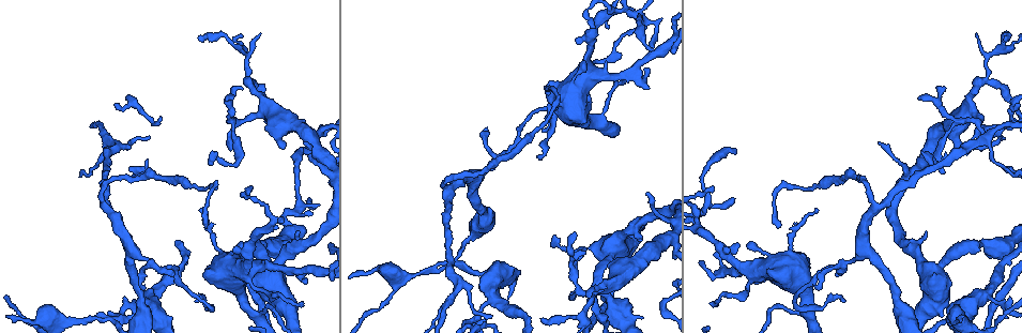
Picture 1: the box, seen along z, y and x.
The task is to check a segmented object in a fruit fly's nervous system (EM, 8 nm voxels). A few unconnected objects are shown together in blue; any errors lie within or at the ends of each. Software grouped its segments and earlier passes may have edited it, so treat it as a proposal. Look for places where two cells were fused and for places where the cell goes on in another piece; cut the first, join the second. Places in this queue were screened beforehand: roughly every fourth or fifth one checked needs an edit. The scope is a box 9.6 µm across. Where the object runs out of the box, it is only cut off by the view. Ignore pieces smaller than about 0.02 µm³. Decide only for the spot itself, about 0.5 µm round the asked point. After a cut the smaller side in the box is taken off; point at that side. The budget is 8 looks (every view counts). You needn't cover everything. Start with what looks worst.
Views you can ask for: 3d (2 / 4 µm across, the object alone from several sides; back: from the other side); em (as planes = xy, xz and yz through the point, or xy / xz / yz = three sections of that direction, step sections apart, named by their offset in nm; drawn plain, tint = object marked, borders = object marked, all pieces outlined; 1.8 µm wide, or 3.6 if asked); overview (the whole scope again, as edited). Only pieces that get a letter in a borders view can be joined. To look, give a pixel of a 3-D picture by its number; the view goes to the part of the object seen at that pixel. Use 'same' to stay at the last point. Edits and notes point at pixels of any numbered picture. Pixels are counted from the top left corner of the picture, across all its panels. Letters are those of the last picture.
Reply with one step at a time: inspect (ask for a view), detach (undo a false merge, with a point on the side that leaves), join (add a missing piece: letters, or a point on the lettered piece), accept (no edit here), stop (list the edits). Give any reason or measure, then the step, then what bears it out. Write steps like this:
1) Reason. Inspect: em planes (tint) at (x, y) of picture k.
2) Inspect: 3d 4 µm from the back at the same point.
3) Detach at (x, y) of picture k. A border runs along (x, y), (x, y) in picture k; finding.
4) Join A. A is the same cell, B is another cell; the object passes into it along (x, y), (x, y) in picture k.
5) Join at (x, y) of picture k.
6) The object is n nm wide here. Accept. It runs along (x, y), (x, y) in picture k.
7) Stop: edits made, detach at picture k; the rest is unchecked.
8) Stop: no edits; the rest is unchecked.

Abrupt turn. Inspect: em yz step 8 (plain) at (703, 211) of picture 1.

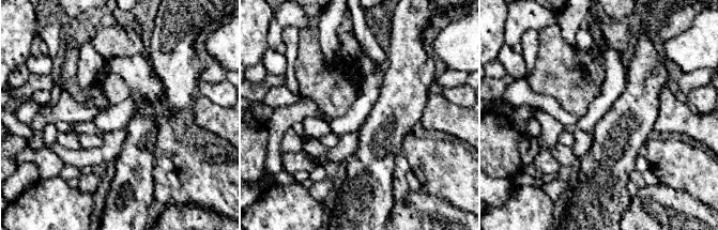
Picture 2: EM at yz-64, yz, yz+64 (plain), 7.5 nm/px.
With the object marked. Inspect: em yz step 8 (tint) at the same point.

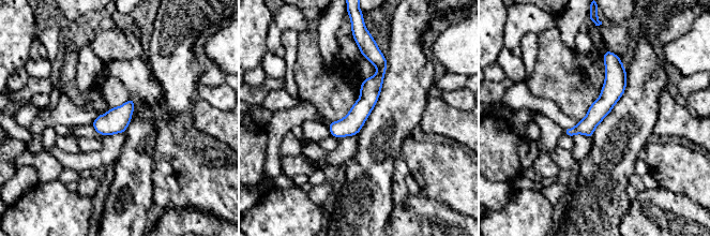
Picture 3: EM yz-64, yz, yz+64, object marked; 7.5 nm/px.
See the neighbours. Inspect: em yz step 8 (borders) at the same point.

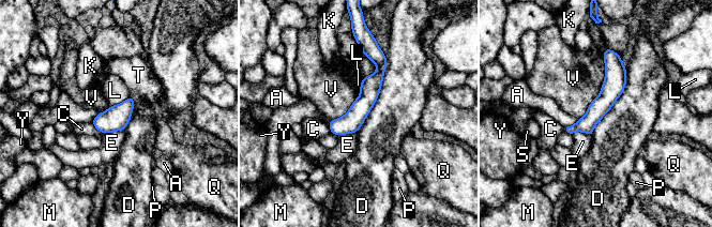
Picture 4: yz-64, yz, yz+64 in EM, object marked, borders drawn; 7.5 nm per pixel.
The longest contact is with D, 650 nm. Accept. A, C, D, E, K, L, M, P, Q, S, T, V and Y are other cells; it runs along (607, 51), (611, 90), (570, 131) in picture 4; one cell here.

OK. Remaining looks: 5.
Free end. Inspect: 3d 2 µm at (840, 300) of picture 1.

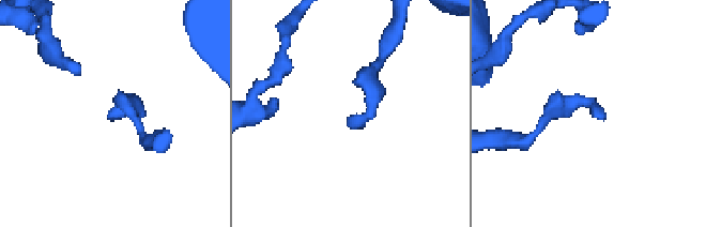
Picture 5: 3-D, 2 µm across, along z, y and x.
Inspect: em planes (borders) at (111, 121) of picture 5.

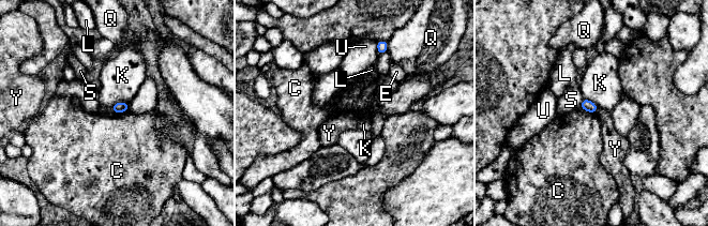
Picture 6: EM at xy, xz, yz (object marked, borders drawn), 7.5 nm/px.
The longest contact is with K, 130 nm. Accept. C, E, K, L, Q, S, U and Y are other cells; no lettered piece goes on from it.

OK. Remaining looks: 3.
Three arms meet. Inspect: 3d 4 µm at (982, 296) of picture 1.

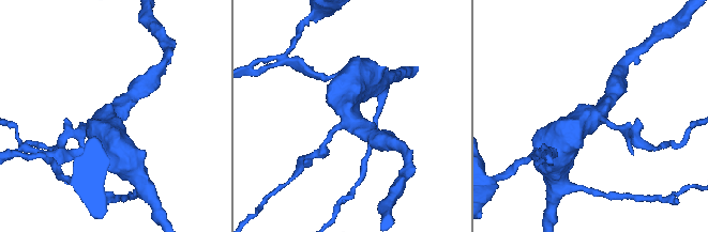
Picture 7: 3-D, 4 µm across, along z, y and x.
3 arms meet here; need the tissue. Inspect: em 3.6 µm planes (borders) at (352, 117) of picture 7.

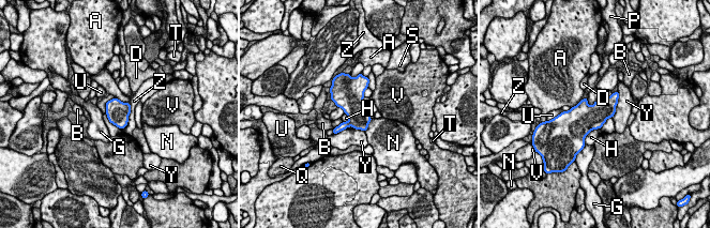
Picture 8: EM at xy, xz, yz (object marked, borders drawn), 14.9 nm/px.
Accept. A, B, D, G, H, N, P, Q, S, T, U, V, Y and Z are other cells; a border runs along (612, 117), (600, 127) in picture 8; all the same cell.

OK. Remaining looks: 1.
Stop: no edits; the rest is unchecked.

